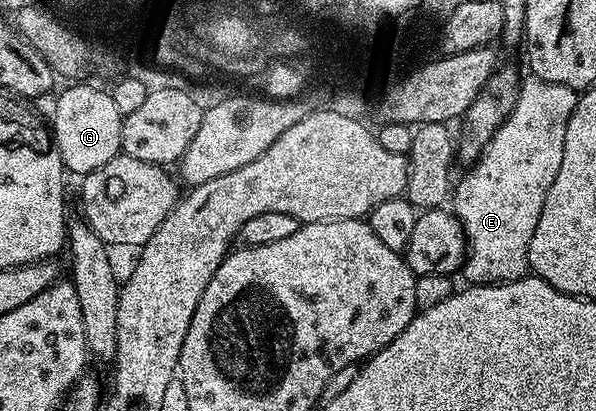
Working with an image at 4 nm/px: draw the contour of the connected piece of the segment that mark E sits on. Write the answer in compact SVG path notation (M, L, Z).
M530 75L519 84L518 98L512 107L512 111L504 119L504 123L499 125L494 133L494 138L486 144L486 150L481 157L473 162L472 167L462 177L462 182L455 184L452 189L452 212L462 225L462 230L466 233L466 260L463 261L460 270L461 276L467 277L470 285L504 285L507 281L518 281L527 276L530 268L528 259L528 247L532 243L532 235L536 231L536 223L540 223L540 211L544 207L544 199L548 195L548 187L552 187L552 179L556 179L556 171L560 171L560 163L564 159L564 139L568 131L568 123L572 119L572 111L578 105L579 94L572 87L564 87L564 83L548 83L541 81L539 77Z

